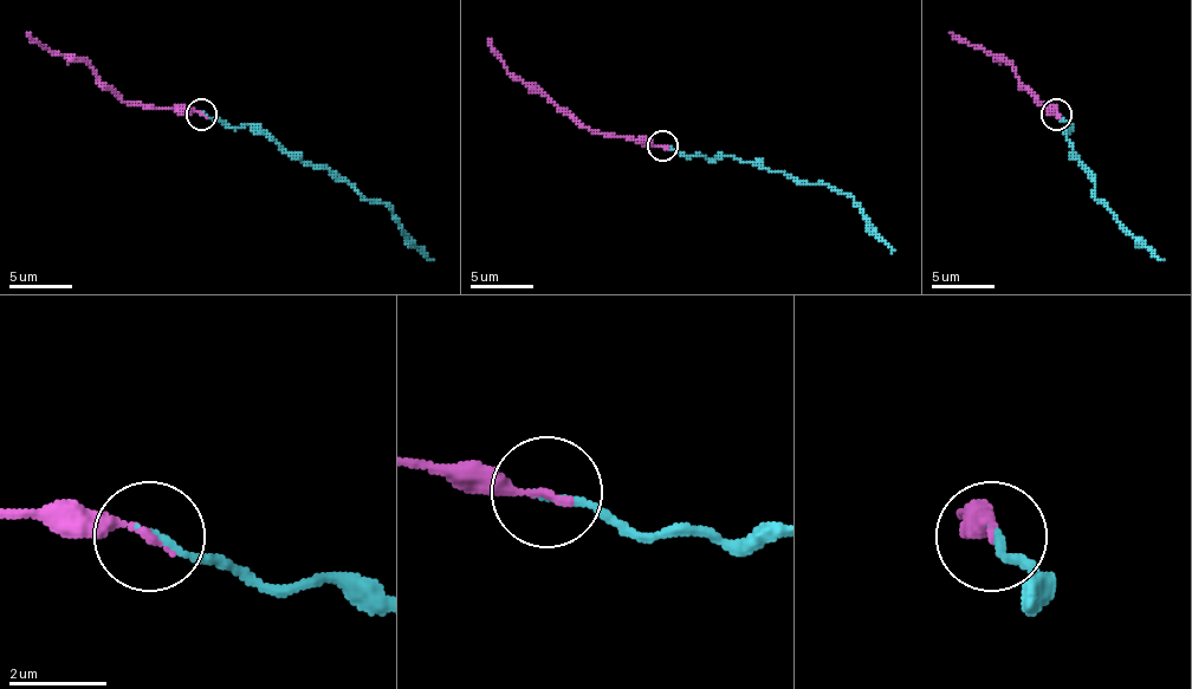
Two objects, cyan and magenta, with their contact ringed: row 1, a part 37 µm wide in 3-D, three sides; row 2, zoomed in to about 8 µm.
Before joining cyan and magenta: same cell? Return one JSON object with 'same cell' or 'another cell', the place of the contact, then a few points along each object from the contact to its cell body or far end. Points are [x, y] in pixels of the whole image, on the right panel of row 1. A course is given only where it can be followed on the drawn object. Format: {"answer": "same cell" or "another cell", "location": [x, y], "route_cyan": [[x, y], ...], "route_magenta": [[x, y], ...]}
{"answer": "same cell", "location": [1056, 114], "route_cyan": [[1057, 115], [1066, 128], [1069, 124], [1066, 137], [1073, 153], [1094, 177], [1094, 196], [1164, 259]], "route_magenta": [[1057, 115], [1038, 99], [1006, 62], [950, 33]]}

